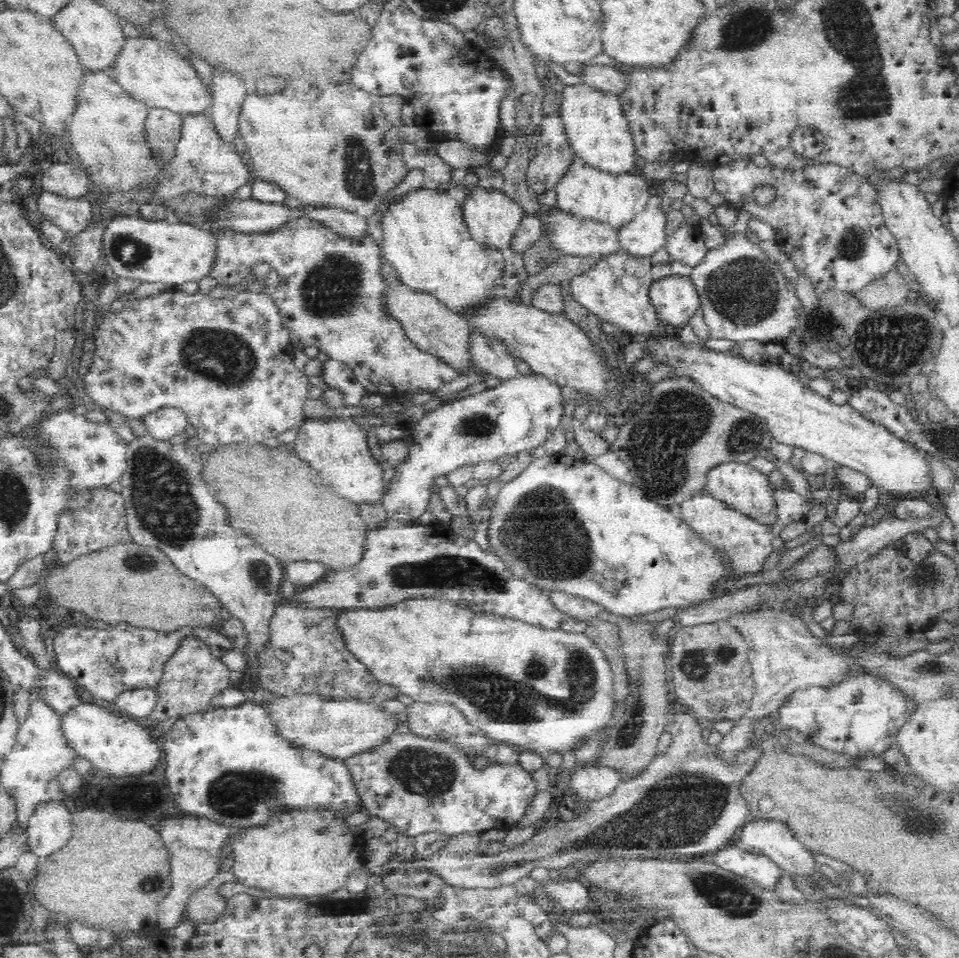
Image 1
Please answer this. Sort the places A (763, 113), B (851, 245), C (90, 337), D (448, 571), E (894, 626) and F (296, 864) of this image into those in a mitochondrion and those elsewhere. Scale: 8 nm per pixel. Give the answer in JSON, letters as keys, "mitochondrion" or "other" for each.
{"A":"other","B":"mitochondrion","C":"other","D":"mitochondrion","E":"other","F":"other"}

